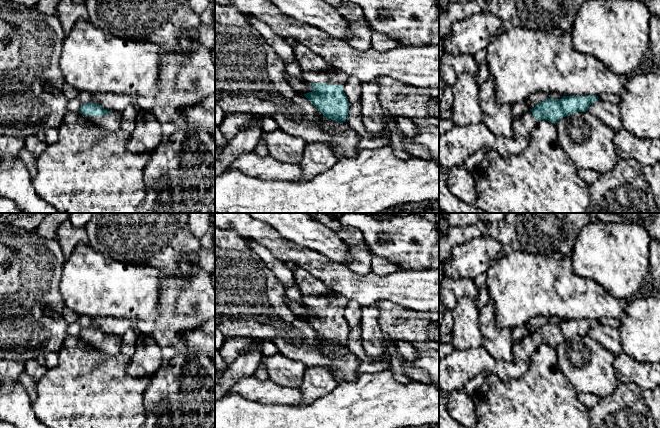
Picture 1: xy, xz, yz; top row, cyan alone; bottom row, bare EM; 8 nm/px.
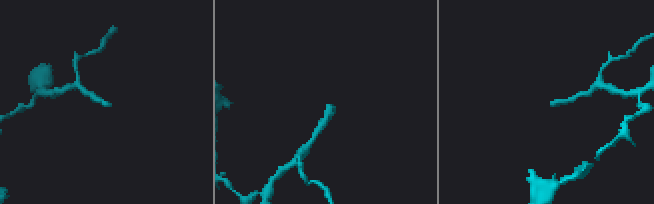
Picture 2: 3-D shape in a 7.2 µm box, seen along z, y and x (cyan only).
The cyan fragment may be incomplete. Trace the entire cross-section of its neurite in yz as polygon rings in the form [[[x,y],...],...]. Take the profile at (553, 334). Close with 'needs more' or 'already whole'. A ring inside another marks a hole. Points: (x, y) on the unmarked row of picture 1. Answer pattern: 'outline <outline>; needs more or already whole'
outline [[[563,320],[562,323],[547,322],[519,342],[513,345],[513,360],[511,362],[495,360],[483,346],[470,349],[455,349],[447,356],[439,359],[439,388],[446,393],[461,389],[469,380],[481,372],[490,372],[503,381],[509,381],[521,377],[527,370],[530,358],[541,344],[557,347],[561,342],[577,336],[588,335],[589,330],[598,324],[598,320]]]; needs more

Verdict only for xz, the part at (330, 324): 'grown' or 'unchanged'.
grown

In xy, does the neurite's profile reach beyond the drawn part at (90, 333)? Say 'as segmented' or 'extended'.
extended

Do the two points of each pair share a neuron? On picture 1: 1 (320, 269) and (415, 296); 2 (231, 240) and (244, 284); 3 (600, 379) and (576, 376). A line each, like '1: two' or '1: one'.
1: one
2: one
3: one

